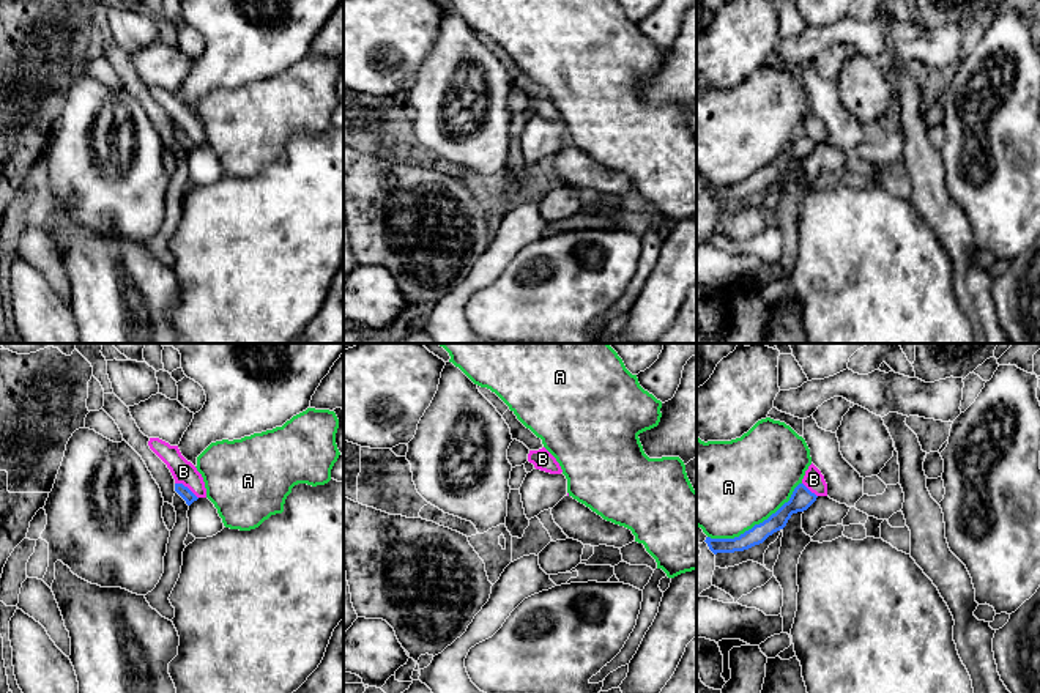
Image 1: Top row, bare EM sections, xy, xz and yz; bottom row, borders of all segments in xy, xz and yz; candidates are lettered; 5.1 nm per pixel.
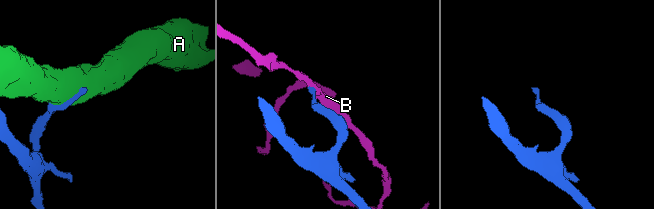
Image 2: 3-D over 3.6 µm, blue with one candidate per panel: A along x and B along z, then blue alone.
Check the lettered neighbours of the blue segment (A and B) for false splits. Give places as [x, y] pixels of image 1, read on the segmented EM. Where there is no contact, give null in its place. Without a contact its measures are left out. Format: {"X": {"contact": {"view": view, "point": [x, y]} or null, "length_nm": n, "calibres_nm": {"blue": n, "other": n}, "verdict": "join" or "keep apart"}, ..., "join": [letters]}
{"A": {"contact": {"view": "yz", "point": [757, 525]}, "length_nm": 550, "calibres_nm": {"blue": 110, "other": 480}, "verdict": "keep apart"}, "B": {"contact": {"view": "xy", "point": [186, 487]}, "length_nm": 150, "calibres_nm": {"blue": 60, "other": 120}, "verdict": "keep apart"}, "join": []}

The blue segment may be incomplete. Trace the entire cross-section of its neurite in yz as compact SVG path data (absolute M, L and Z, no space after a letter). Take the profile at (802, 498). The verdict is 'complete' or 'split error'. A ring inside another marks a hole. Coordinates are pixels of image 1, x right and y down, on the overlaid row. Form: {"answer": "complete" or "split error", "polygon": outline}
{"answer": "complete", "polygon": "M799 484L794 488L789 501L785 502L775 513L772 513L763 523L755 524L752 529L745 531L744 534L734 539L706 537L704 542L714 554L748 550L755 545L763 543L774 532L783 529L793 513L807 510L816 501L816 498L818 496L812 493L804 484Z"}

